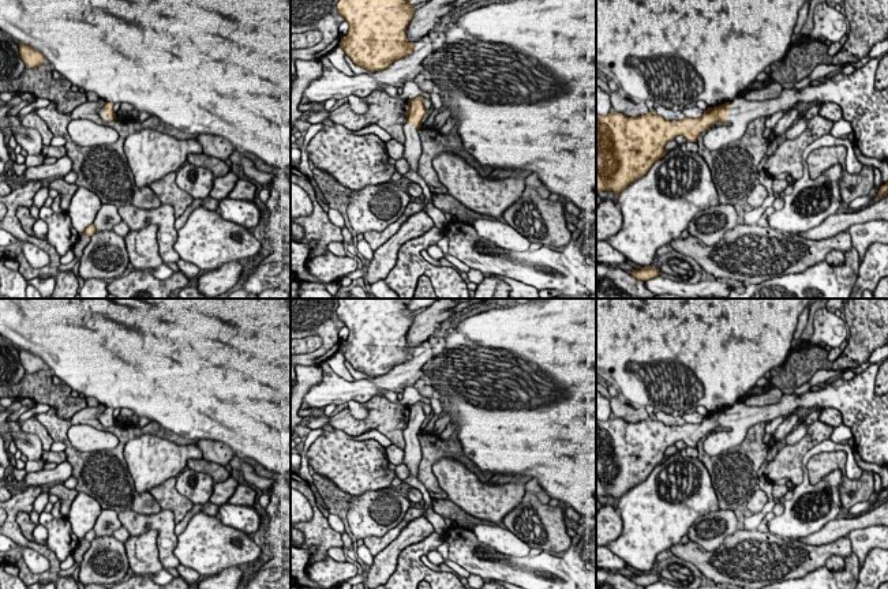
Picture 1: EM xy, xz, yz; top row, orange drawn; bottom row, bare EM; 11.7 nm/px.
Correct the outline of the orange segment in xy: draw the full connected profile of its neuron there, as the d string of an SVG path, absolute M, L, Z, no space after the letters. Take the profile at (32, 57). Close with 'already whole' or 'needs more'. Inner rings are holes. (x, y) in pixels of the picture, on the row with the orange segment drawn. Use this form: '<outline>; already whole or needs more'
M19 42L19 53L27 68L35 68L44 64L44 55L25 44Z; already whole

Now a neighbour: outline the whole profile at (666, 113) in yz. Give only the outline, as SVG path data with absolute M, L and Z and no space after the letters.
M656 105L652 112L662 116L664 120L670 120L670 121L685 119L683 112L681 112L679 109L674 110L674 109L660 106L660 105Z

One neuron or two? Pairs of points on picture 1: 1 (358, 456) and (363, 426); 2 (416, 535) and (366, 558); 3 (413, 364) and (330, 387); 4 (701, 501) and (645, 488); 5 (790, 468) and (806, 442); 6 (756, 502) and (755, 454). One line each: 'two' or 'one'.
1: two
2: two
3: one
4: one
5: one
6: two

